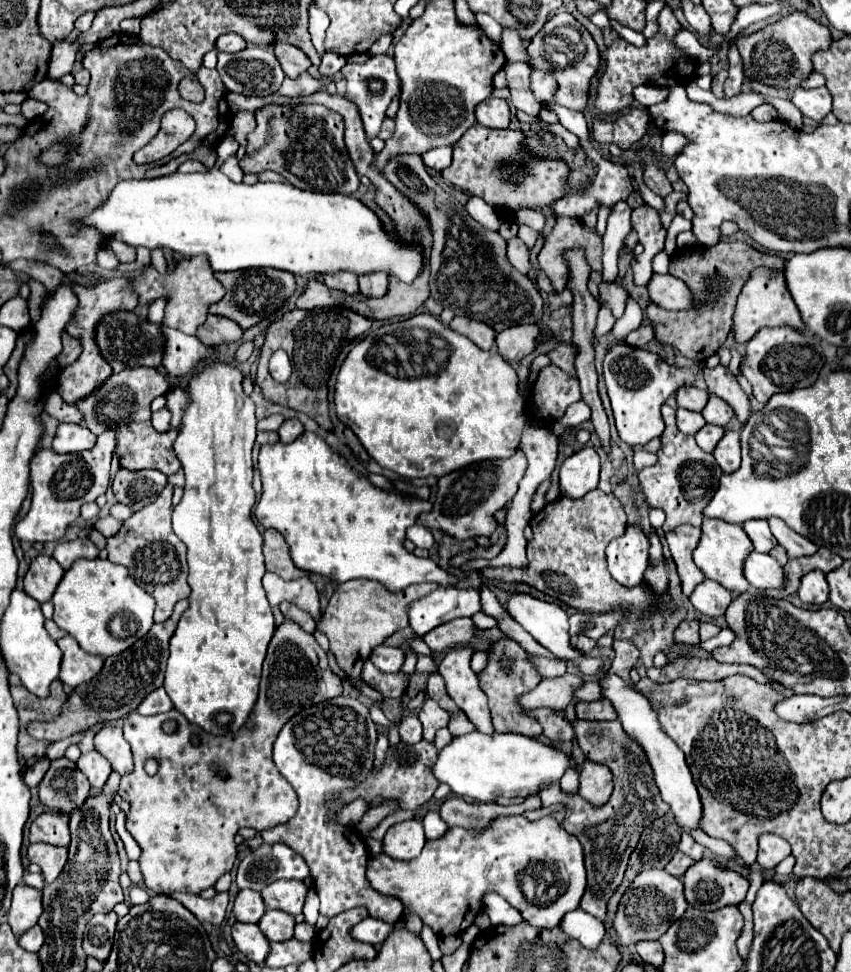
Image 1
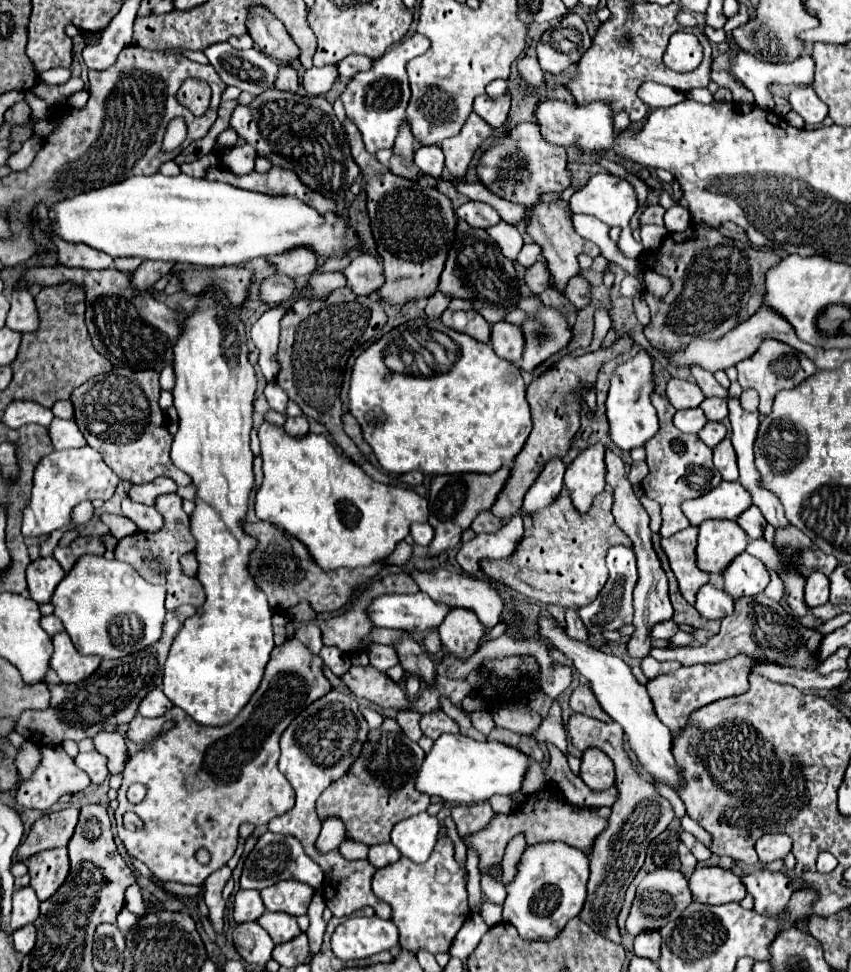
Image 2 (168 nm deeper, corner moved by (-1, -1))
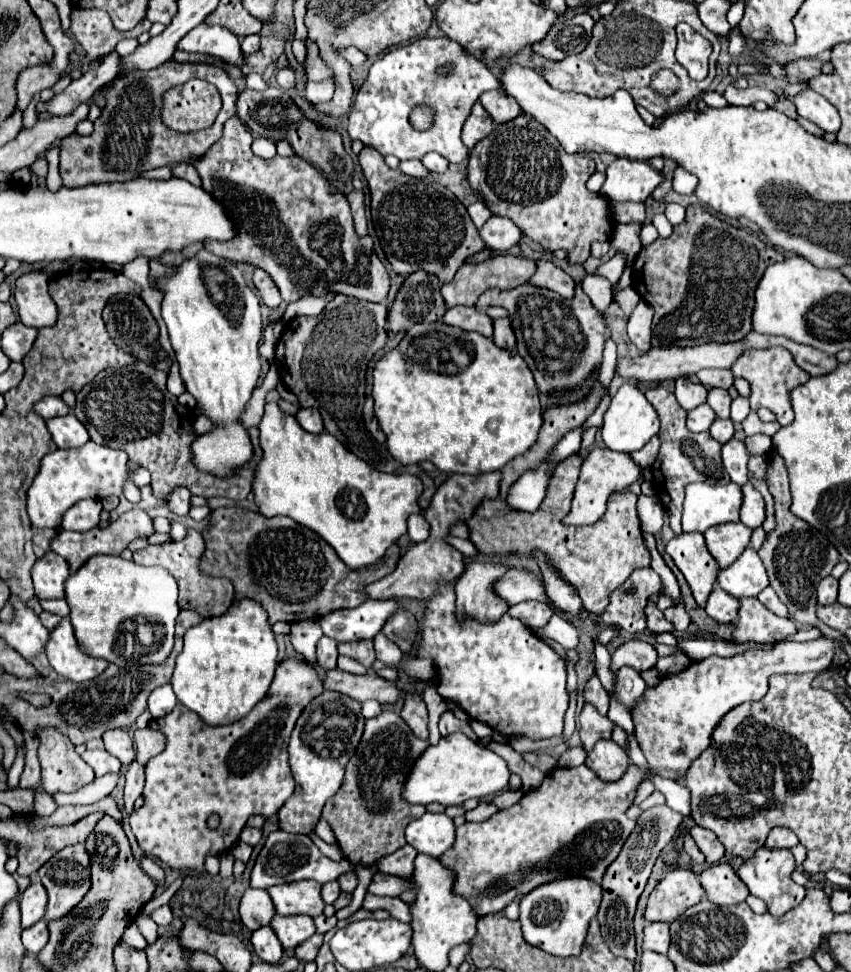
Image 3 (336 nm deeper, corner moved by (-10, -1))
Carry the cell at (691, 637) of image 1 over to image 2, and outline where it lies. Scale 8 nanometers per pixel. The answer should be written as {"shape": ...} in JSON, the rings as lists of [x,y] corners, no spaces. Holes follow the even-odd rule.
{"shape":[[[668,620],[668,622],[658,622],[654,624],[654,630],[650,630],[650,636],[652,638],[658,638],[658,640],[668,640],[672,634],[678,632],[678,626],[674,620]]]}

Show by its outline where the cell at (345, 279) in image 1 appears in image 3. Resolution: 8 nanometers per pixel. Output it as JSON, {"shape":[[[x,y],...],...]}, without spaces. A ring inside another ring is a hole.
{"shape":[[[327,292],[327,296],[303,296],[299,298],[297,302],[291,302],[283,314],[285,320],[291,320],[295,316],[301,316],[301,314],[307,314],[307,316],[317,316],[325,306],[327,302],[331,302],[335,298],[333,292]]]}

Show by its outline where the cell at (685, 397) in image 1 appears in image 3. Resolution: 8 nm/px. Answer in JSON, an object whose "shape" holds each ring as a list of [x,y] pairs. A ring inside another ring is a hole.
{"shape":[[[677,378],[675,380],[675,396],[677,396],[677,402],[681,404],[681,408],[689,412],[695,406],[699,406],[699,404],[705,402],[707,388],[703,384],[699,384],[697,380]]]}

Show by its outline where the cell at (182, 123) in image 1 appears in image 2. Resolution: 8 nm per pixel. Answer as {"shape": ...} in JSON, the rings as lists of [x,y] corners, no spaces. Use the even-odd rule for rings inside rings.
{"shape":[[[174,118],[170,124],[168,124],[168,130],[166,130],[166,136],[164,136],[164,152],[172,152],[176,150],[182,142],[186,140],[186,124],[182,118]]]}

